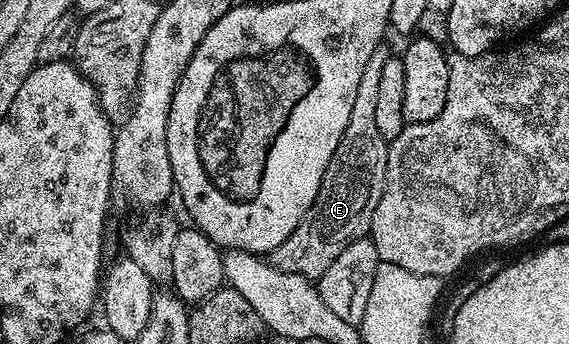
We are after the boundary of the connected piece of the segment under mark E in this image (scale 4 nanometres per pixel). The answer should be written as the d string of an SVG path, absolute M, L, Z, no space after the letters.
M386 44L377 46L373 55L369 55L369 63L365 63L361 84L357 86L357 99L353 99L349 127L345 127L345 135L341 135L341 143L337 143L337 151L333 151L333 159L329 159L329 167L325 167L323 182L311 210L303 216L302 223L295 228L293 235L289 235L281 247L269 254L271 264L282 273L296 273L318 282L319 277L329 271L329 263L333 263L333 259L337 259L337 255L341 255L349 243L371 232L373 211L377 211L387 178L389 143L377 128L376 118L377 90L381 84L381 71L389 56L387 48Z

